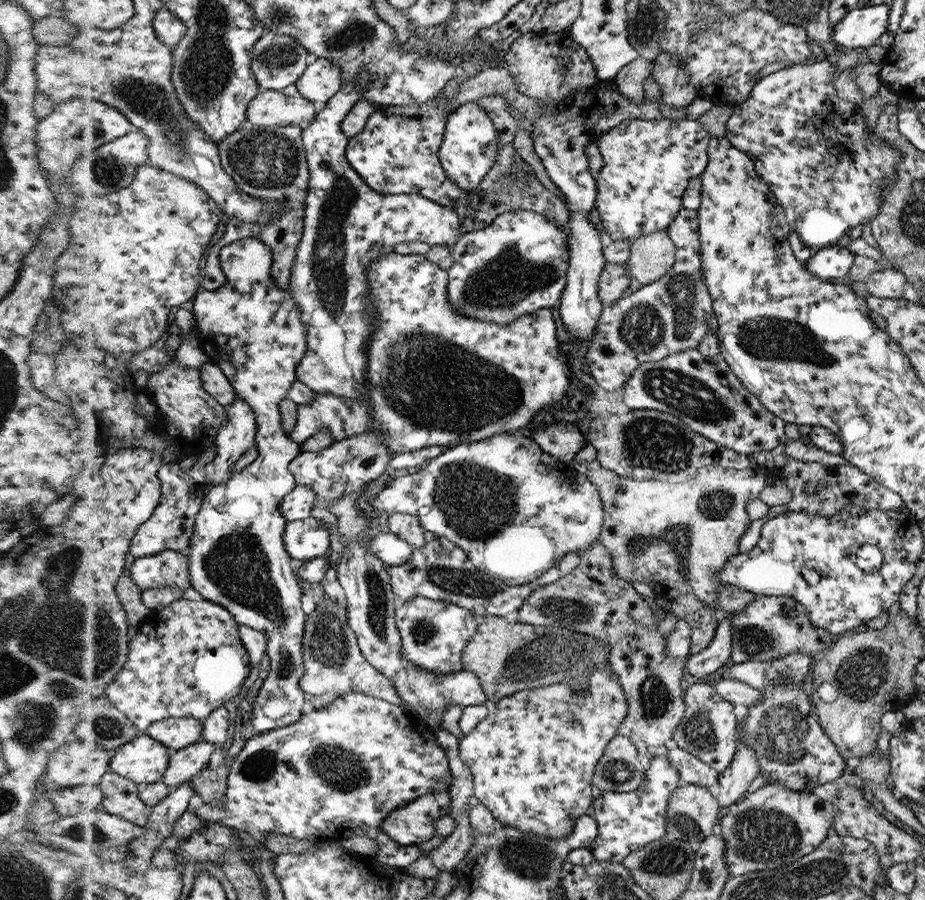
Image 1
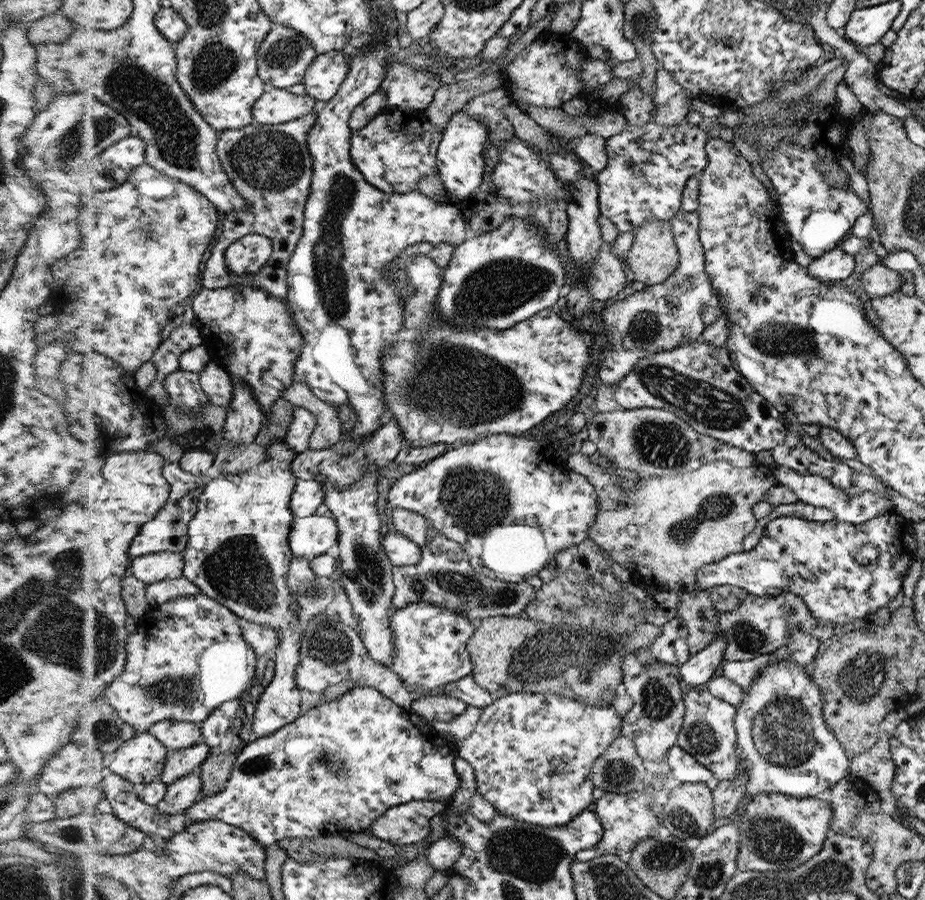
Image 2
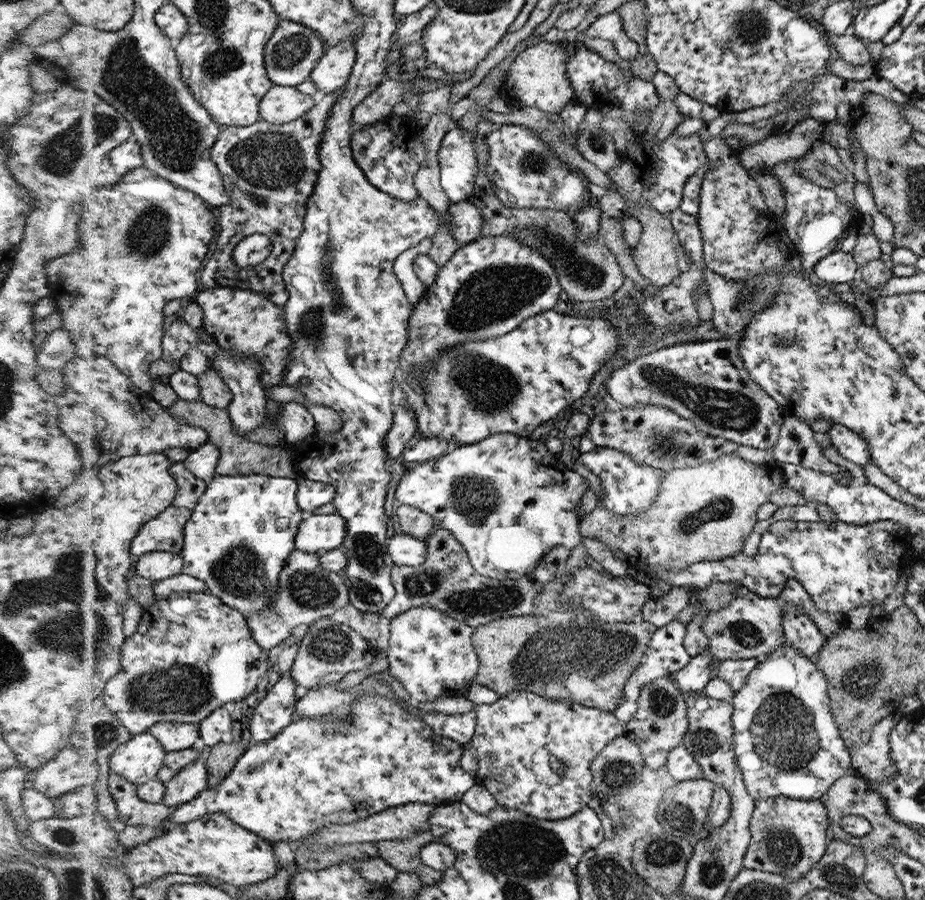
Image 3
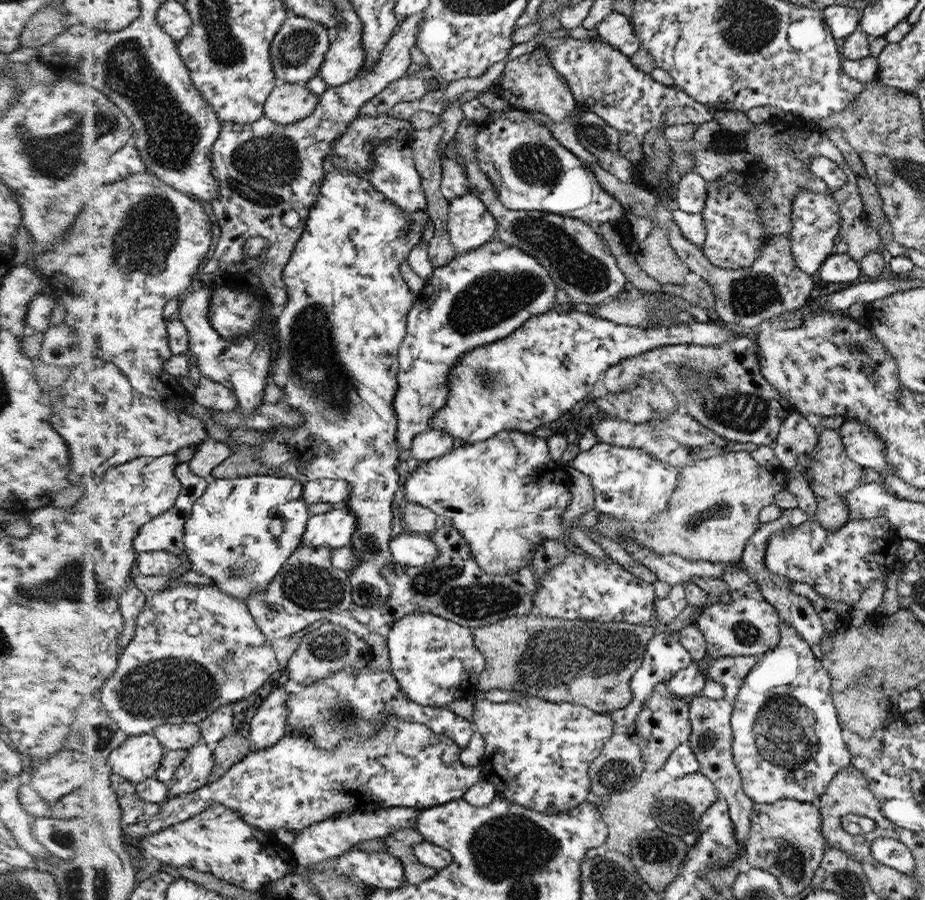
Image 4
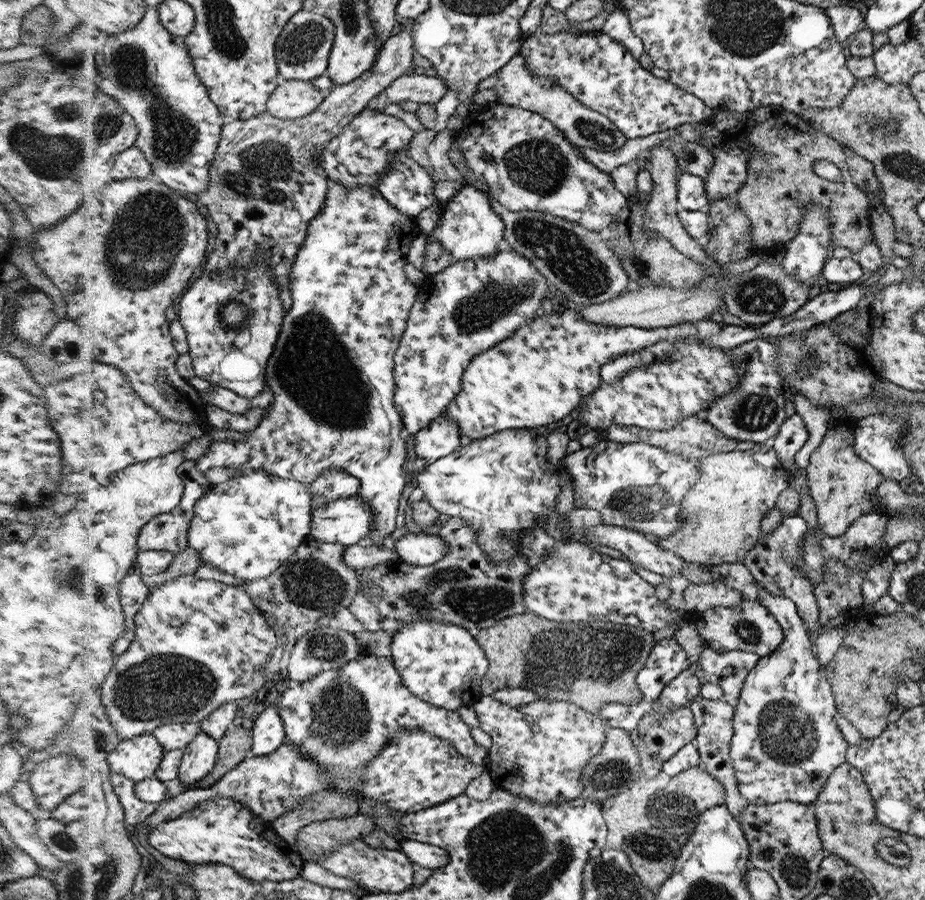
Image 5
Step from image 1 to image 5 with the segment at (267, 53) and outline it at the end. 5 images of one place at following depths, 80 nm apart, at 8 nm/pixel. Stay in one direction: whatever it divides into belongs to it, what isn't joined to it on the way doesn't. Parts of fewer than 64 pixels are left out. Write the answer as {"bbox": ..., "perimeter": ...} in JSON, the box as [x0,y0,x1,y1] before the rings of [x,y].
{"bbox":[279,9,335,80],"perimeter":[[[304,9],[288,23],[279,38],[280,72],[285,80],[314,80],[328,74],[335,42],[335,25],[331,17],[316,9]]]}

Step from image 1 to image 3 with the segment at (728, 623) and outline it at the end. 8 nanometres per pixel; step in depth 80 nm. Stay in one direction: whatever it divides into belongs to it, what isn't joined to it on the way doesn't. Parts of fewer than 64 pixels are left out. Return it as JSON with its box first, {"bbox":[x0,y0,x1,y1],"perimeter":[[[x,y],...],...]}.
{"bbox":[672,649,713,695],"perimeter":[[[708,649],[691,657],[687,666],[672,674],[676,687],[685,695],[702,692],[710,681],[710,667],[713,658],[713,654],[708,652]]]}

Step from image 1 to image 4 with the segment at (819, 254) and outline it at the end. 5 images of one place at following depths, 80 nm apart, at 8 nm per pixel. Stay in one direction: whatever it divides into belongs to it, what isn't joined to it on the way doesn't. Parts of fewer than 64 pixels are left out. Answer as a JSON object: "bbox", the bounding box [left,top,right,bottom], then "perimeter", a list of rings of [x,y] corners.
{"bbox":[817,253,863,282],"perimeter":[[[835,253],[823,264],[817,279],[824,282],[857,282],[863,278],[862,266],[846,253]]]}

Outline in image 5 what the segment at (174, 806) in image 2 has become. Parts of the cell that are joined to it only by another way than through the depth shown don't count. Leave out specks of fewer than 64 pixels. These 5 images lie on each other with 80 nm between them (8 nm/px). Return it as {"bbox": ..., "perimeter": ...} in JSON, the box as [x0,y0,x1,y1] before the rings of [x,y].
{"bbox":[179,722,220,790],"perimeter":[[[202,722],[198,724],[201,726],[201,733],[191,747],[185,750],[179,776],[179,780],[188,790],[197,788],[202,780],[210,776],[220,758],[220,740],[214,739],[203,730]]]}

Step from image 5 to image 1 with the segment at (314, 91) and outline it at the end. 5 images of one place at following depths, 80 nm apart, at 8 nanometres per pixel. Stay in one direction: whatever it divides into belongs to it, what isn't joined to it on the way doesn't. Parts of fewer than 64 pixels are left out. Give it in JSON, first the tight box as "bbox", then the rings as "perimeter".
{"bbox":[248,89,318,129],"perimeter":[[[269,89],[251,102],[248,111],[253,125],[264,128],[300,125],[308,129],[318,115],[318,106],[308,98],[287,96],[283,91]]]}

